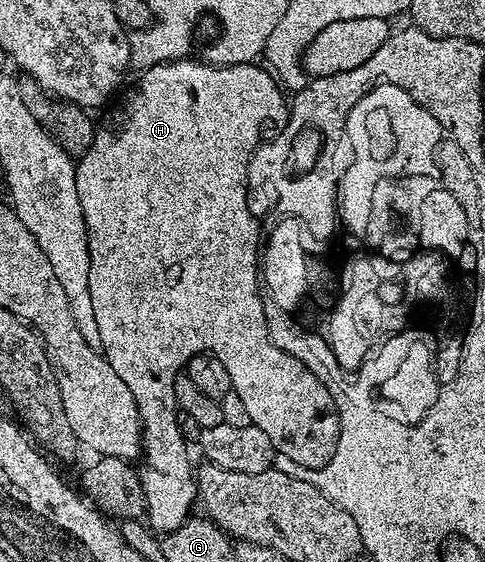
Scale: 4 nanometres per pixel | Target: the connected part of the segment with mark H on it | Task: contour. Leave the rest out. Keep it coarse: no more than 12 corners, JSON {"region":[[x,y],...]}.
{"region":[[162,62],[75,167],[101,353],[137,400],[145,522],[197,502],[193,356],[278,453],[335,454],[271,339],[247,194],[288,99]]}

